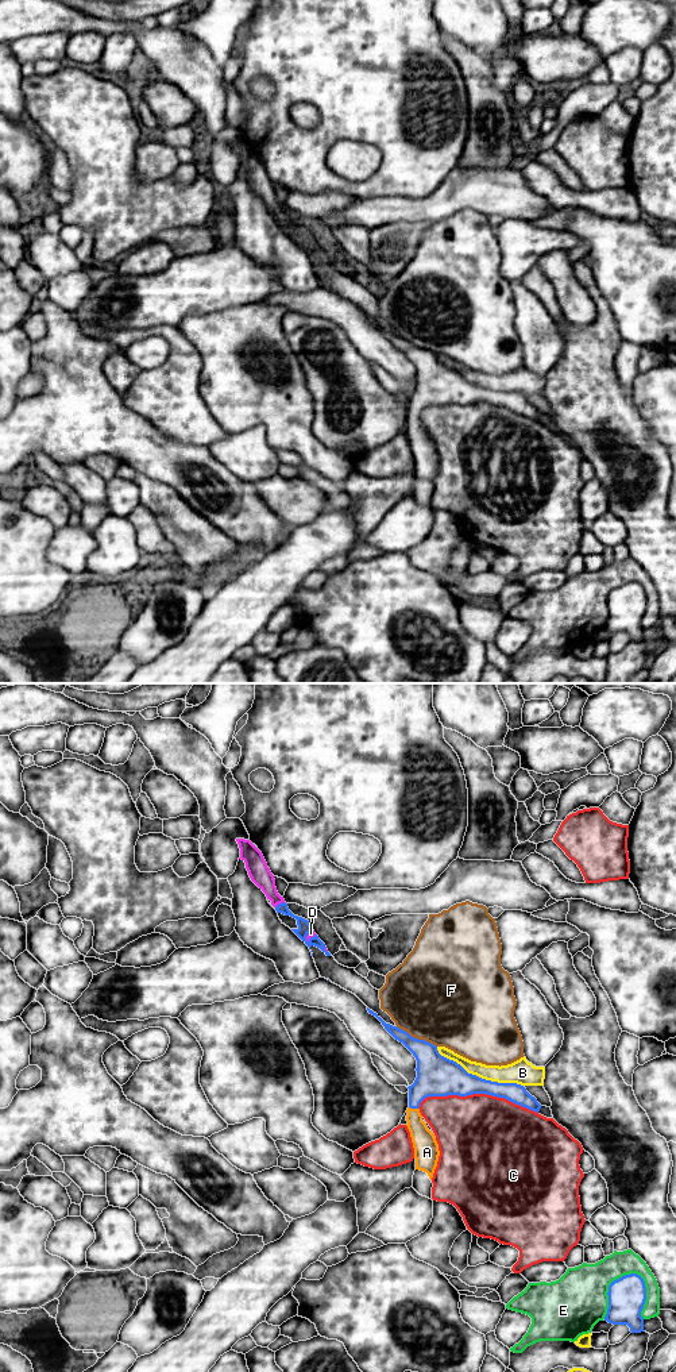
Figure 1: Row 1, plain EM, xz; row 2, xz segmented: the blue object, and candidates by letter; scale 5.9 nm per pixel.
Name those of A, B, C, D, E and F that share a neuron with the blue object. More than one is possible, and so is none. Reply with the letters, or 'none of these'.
A, D

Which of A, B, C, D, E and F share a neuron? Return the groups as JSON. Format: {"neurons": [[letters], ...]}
{"neurons": [["A", "D"], ["B"], ["C"], ["E"], ["F"]]}

